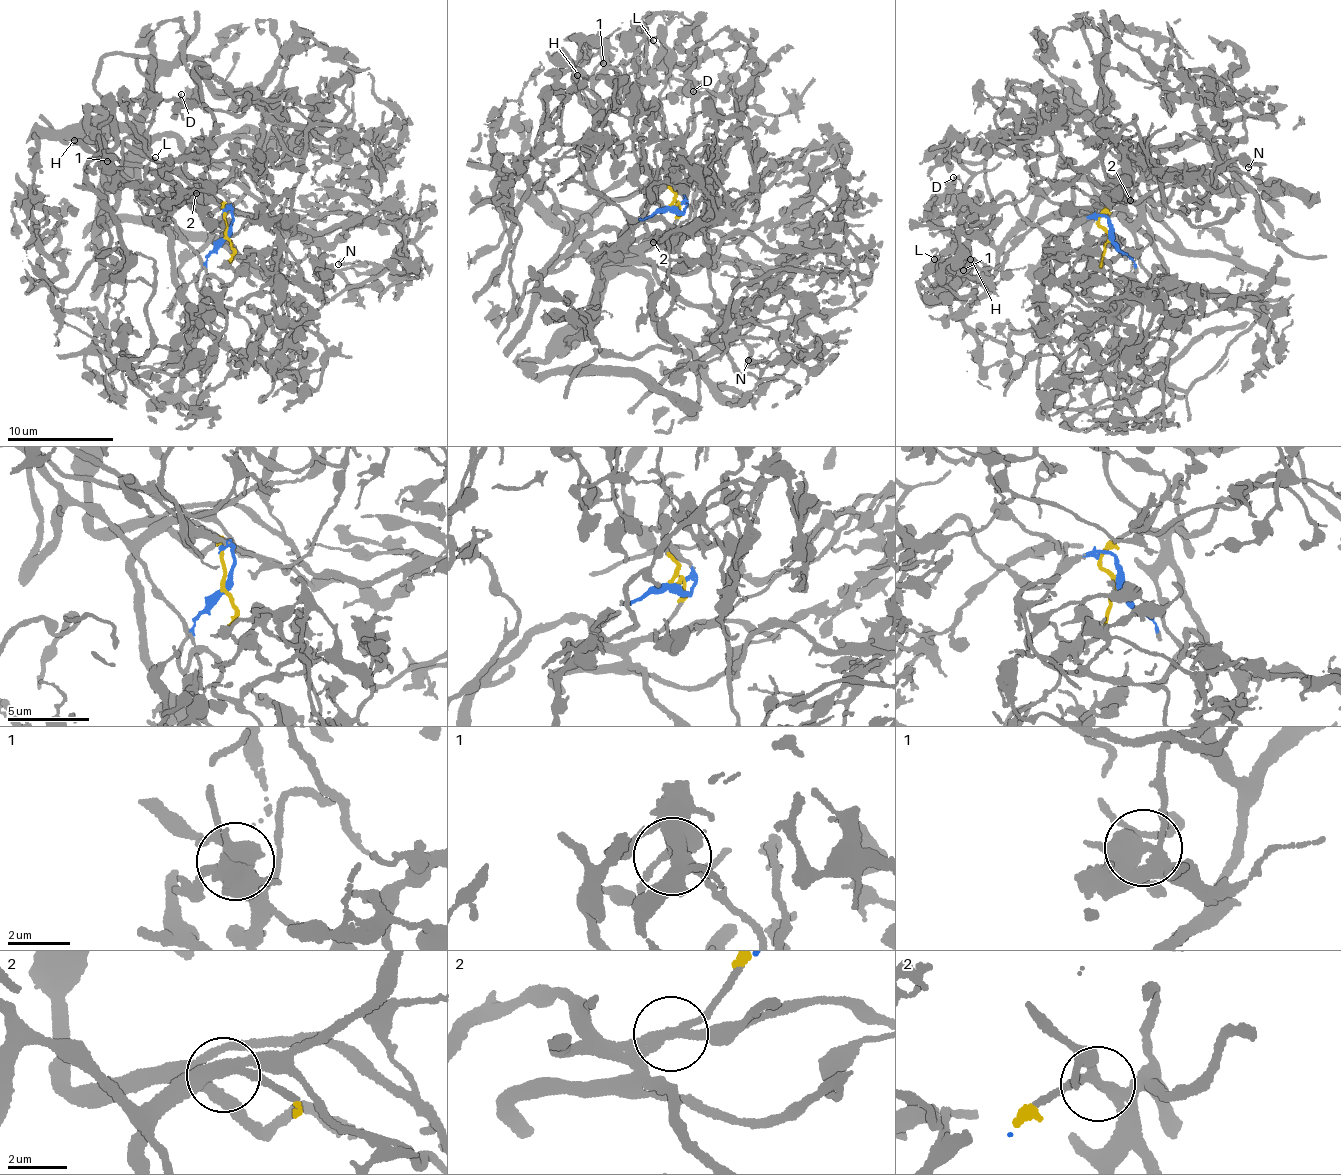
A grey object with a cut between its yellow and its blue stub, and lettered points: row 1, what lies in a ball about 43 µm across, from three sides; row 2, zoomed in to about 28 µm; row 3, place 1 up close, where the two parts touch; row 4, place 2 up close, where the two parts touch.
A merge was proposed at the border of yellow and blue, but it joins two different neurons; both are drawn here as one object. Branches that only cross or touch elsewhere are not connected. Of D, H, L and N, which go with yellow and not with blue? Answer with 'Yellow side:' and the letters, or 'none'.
Yellow side: N

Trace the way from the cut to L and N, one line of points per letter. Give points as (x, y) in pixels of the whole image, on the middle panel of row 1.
L: (671, 208), (683, 213), (684, 193), (667, 173), (669, 138), (689, 132), (694, 116), (690, 76), (652, 40)
N: (671, 208), (680, 208), (645, 261), (727, 331), (745, 320), (766, 326), (775, 350), (747, 359)

